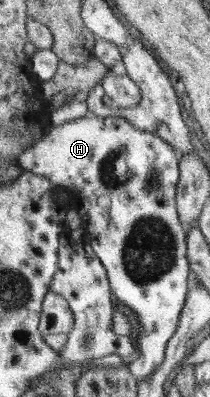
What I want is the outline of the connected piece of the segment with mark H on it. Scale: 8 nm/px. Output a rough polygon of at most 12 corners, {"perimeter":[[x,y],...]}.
{"perimeter":[[124,117],[52,127],[18,159],[71,196],[130,363],[164,361],[191,286],[180,155]]}

